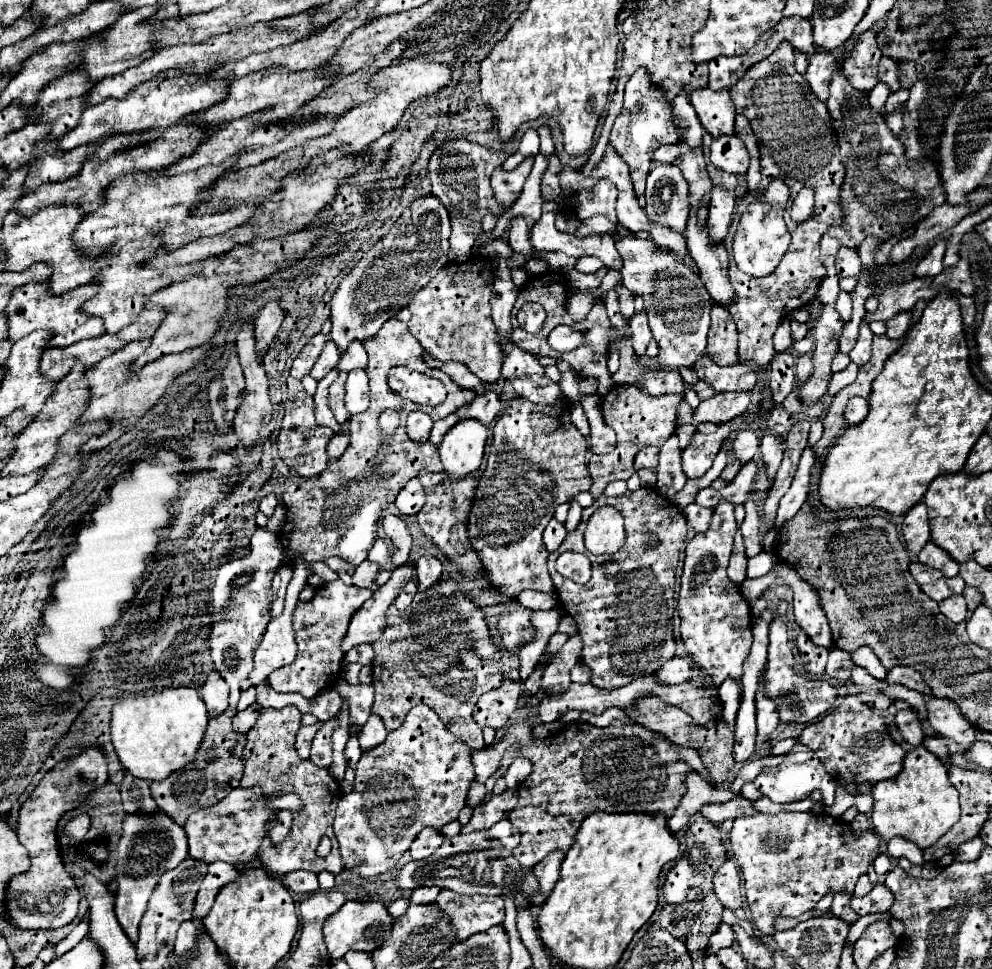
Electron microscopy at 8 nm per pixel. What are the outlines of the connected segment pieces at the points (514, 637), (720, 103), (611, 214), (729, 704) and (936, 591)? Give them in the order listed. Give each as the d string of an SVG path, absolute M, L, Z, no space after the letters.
M516 600L502 604L502 606L510 610L508 614L500 616L500 622L498 622L498 632L500 632L502 642L504 644L524 644L532 640L534 636L534 628L530 624L532 610L526 610Z
M696 90L690 94L690 102L696 110L696 116L704 130L712 138L720 138L724 134L734 134L734 118L736 110L732 106L728 90Z
M608 179L598 181L590 190L578 192L578 208L576 208L578 220L602 214L608 216L612 222L616 222L616 197L617 188Z
M724 680L722 682L724 686L718 690L722 702L724 702L724 712L722 716L726 716L728 724L734 724L736 720L736 712L738 712L738 706L740 706L740 688L736 684L736 680Z
M910 564L908 570L910 570L912 578L916 580L916 584L920 586L920 590L936 602L942 602L944 598L948 598L952 594L960 594L966 586L960 576L946 578L946 576L942 576L940 570L928 568L924 564Z

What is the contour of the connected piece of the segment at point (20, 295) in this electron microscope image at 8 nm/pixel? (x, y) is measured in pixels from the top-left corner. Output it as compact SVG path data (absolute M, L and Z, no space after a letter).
M32 282L32 284L26 284L22 288L16 288L12 292L10 304L4 310L8 314L8 324L10 324L8 340L16 342L34 330L50 330L56 334L50 340L50 346L66 348L66 346L76 344L80 340L102 336L104 322L98 316L88 316L88 314L80 312L84 300L90 300L94 294L96 294L96 282L94 284L90 282L90 284L80 286L76 290L70 290L62 296L52 296L52 292L48 292L48 282Z

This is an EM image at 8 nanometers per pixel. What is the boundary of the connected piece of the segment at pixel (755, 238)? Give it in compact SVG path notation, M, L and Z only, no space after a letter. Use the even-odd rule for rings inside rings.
M776 178L776 180L772 180L768 184L764 194L756 202L752 202L746 208L746 212L742 214L738 230L736 230L736 236L734 236L732 252L734 252L734 262L748 276L768 276L770 272L774 272L774 268L782 260L784 252L788 250L790 232L788 232L788 228L784 224L784 210L786 210L788 198L790 198L790 188L786 186L784 180ZM754 260L758 260L758 262L754 262ZM754 264L758 264L760 268L756 268Z

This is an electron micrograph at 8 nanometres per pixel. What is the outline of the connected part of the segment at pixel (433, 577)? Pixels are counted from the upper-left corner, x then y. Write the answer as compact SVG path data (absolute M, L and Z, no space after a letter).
M428 554L416 560L416 572L418 572L418 588L426 590L428 586L432 586L434 582L440 580L442 576L442 564L436 556Z

